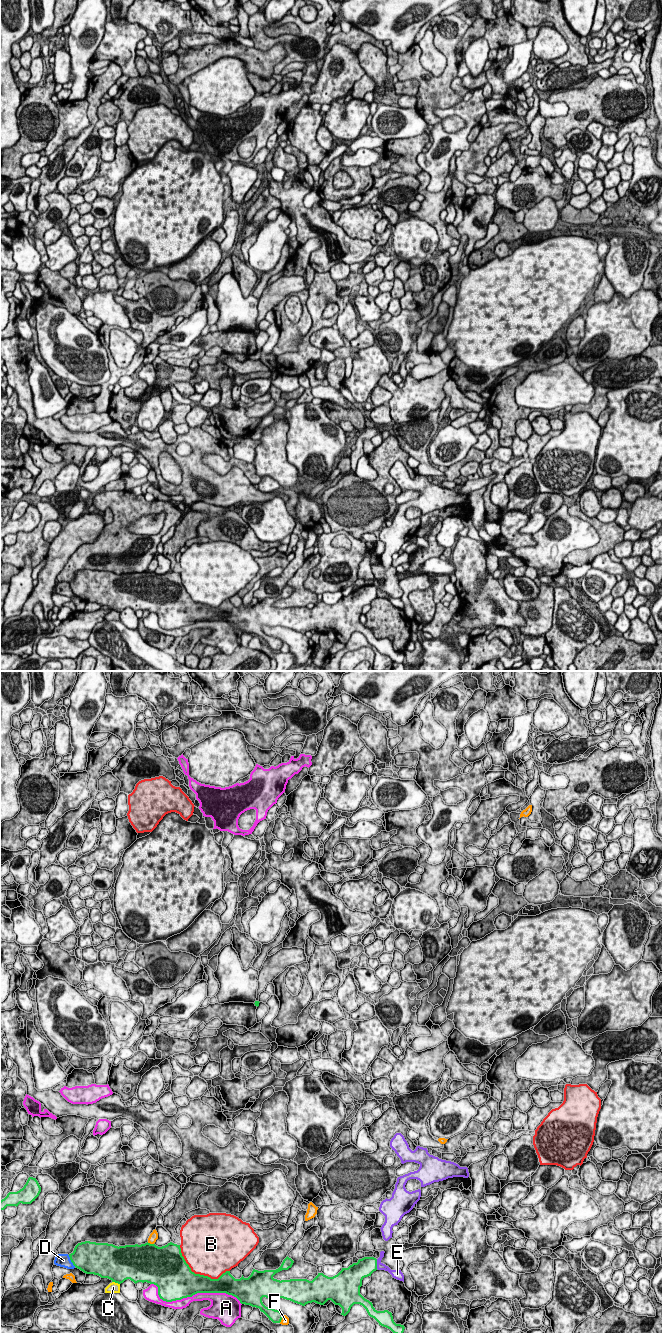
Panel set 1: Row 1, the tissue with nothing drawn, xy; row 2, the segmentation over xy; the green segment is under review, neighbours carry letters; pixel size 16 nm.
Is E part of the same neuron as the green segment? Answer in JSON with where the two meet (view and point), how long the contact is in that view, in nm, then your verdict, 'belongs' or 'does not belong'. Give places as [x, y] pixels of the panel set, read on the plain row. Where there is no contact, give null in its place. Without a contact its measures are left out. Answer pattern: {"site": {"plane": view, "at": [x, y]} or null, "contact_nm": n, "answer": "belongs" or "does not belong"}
{"site": {"plane": "xy", "at": [376, 592]}, "contact_nm": 160, "answer": "does not belong"}

